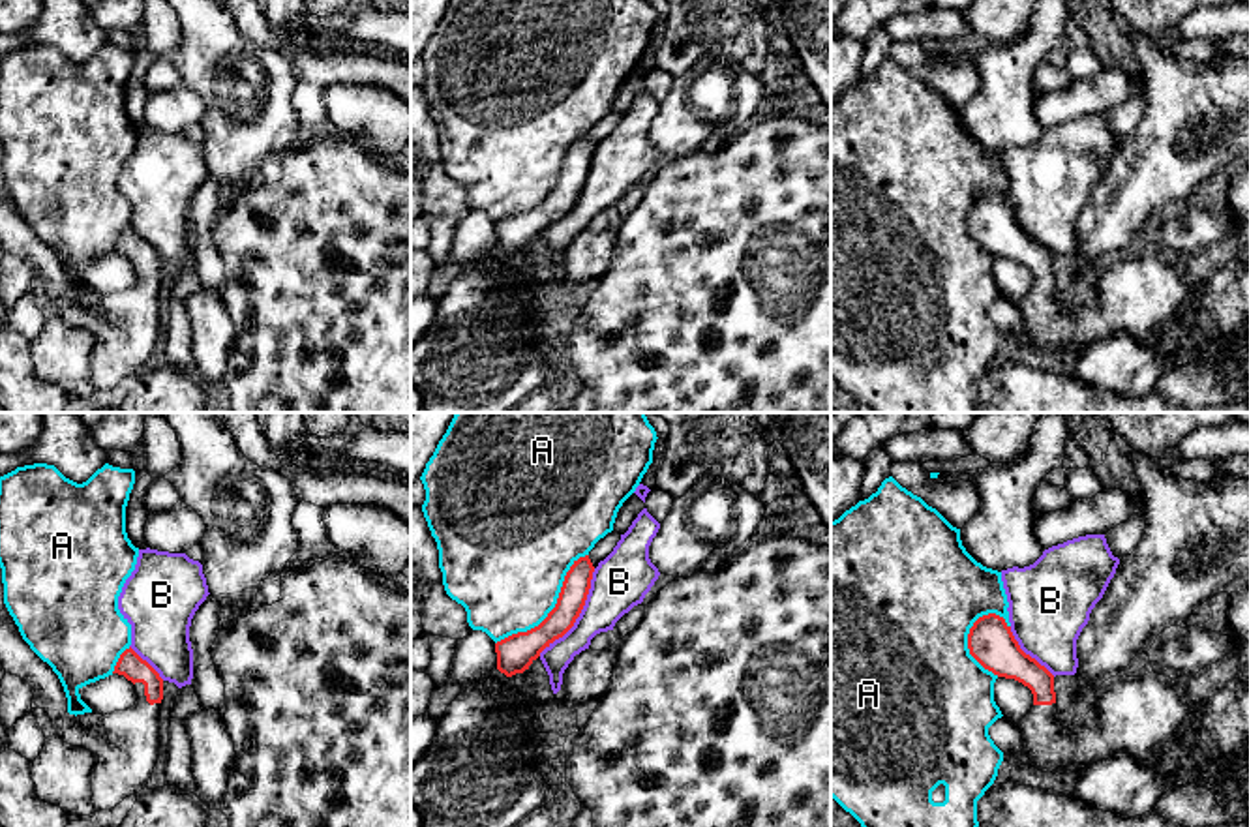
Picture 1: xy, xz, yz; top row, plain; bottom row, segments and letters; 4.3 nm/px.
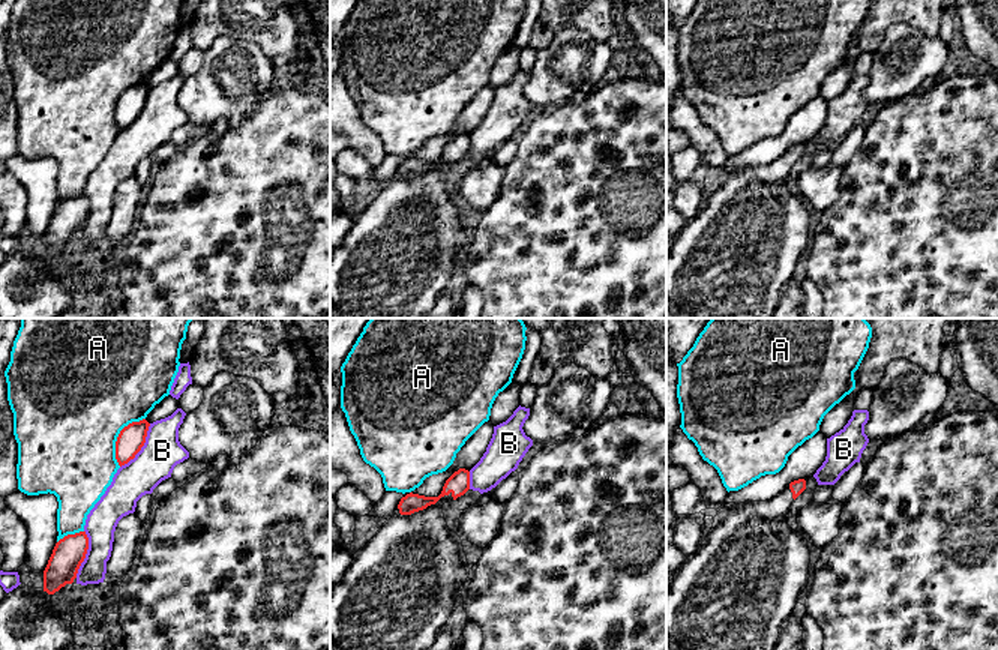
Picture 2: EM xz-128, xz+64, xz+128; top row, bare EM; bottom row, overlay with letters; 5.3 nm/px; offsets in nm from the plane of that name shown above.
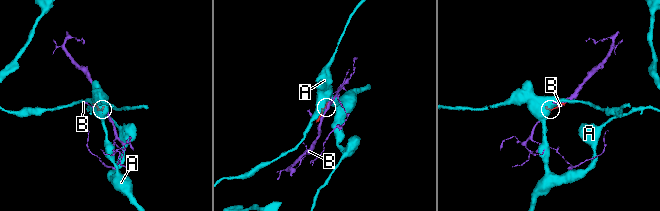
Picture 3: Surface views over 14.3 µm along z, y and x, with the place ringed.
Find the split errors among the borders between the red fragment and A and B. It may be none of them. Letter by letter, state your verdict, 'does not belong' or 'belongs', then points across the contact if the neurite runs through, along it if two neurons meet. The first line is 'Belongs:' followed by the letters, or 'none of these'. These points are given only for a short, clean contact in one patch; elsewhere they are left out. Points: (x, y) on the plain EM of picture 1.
Belongs: none of these
A: does not belong
B: does not belong

